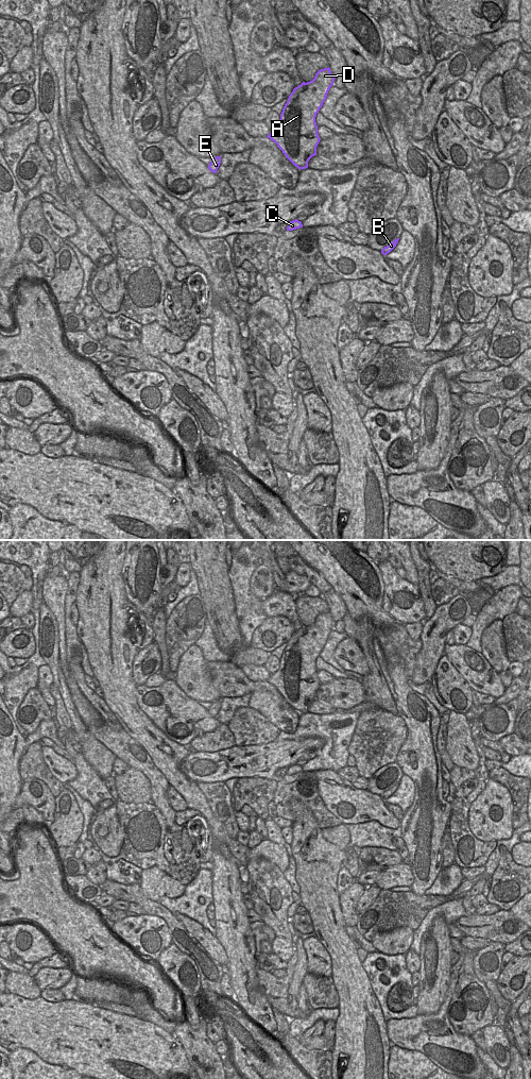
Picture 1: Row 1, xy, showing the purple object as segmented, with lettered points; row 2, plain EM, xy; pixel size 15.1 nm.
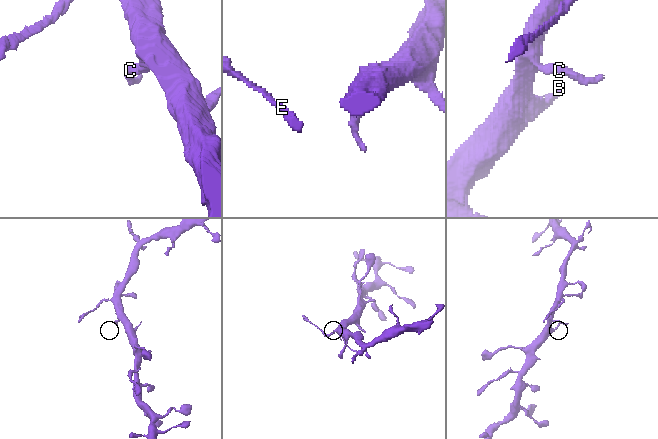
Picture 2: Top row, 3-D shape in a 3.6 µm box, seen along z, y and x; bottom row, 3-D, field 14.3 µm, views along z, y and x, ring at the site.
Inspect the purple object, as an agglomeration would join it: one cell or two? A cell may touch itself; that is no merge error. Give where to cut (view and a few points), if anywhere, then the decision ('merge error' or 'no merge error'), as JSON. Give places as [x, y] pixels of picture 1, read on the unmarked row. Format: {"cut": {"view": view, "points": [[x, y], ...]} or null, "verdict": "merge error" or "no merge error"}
{"cut": {"view": "xy", "points": [[269, 678], [271, 684]]}, "verdict": "merge error"}

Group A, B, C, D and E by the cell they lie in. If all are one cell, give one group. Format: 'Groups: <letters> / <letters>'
Groups: A B C D / E

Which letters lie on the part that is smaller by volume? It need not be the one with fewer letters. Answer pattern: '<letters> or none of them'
E

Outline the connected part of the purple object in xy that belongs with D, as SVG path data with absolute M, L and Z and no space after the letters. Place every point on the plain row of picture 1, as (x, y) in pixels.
M328 611L319 614L312 625L295 631L282 653L278 671L269 678L299 714L308 712L309 704L316 699L321 684L315 661L335 623Z

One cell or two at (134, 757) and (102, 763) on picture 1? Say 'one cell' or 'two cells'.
two cells

